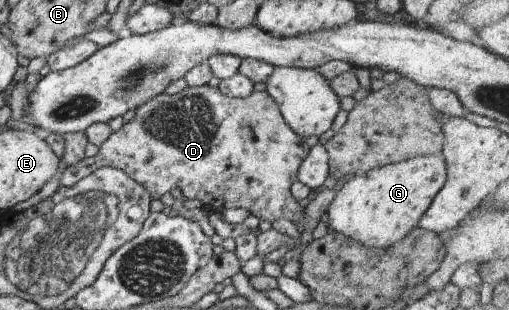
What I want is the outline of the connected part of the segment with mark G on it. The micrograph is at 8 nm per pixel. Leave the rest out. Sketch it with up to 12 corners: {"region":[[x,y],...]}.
{"region":[[443,153],[352,177],[329,228],[390,248],[444,182]]}

